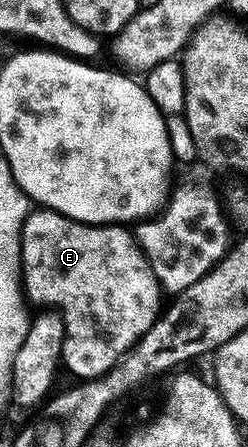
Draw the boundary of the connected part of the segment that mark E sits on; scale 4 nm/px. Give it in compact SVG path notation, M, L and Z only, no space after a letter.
M40 208L39 210L29 211L24 229L20 235L20 270L22 273L22 289L23 294L29 301L32 300L36 304L44 304L45 309L55 310L59 316L64 319L64 350L62 353L62 364L66 369L76 375L80 380L93 380L96 376L101 376L106 370L110 370L110 366L117 364L131 348L146 334L146 330L150 330L150 326L156 321L159 315L162 303L160 304L160 296L162 297L162 289L156 281L152 267L148 260L144 257L140 245L136 243L133 233L127 227L119 224L83 224L77 220L72 220L68 216L63 216L57 212L52 212L48 208Z

